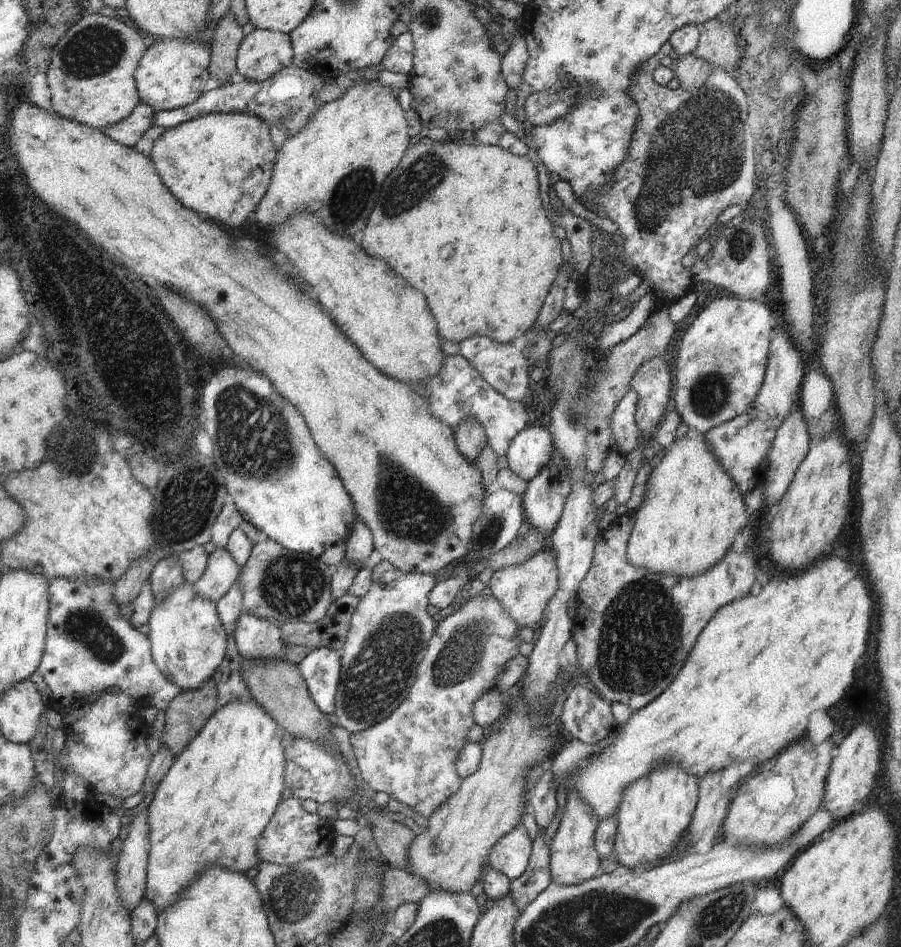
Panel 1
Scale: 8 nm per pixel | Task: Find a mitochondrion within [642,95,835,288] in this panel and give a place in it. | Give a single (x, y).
(738, 244)

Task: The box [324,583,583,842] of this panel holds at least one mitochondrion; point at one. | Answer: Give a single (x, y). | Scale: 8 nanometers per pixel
(373, 682)

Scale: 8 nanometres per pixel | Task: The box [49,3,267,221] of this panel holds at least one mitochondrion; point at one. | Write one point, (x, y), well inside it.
(94, 51)

